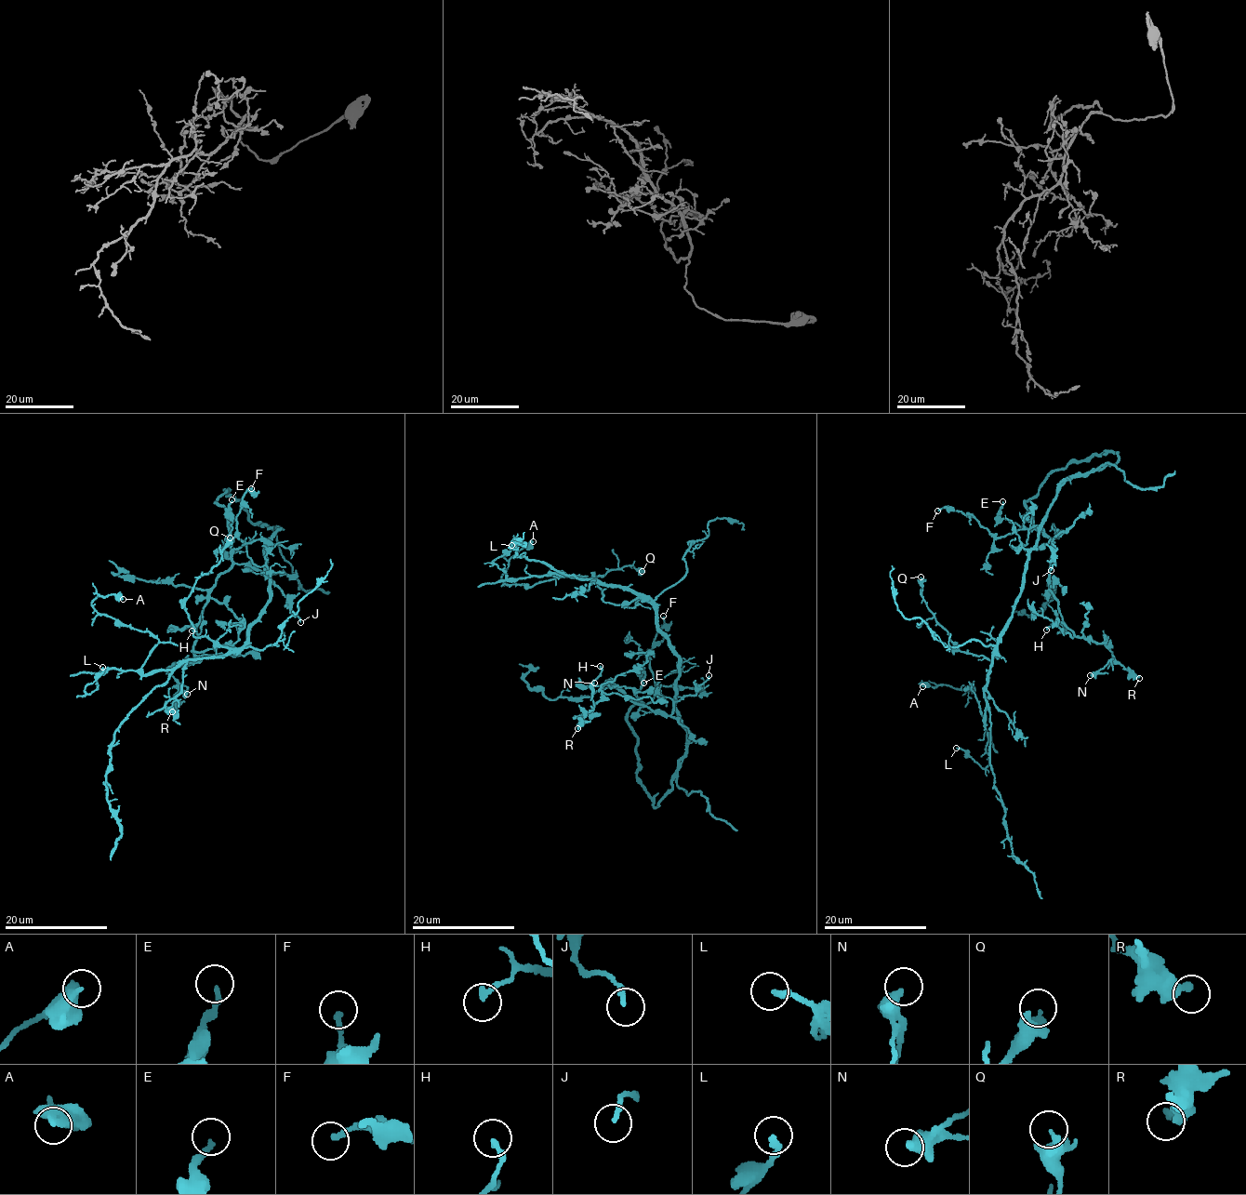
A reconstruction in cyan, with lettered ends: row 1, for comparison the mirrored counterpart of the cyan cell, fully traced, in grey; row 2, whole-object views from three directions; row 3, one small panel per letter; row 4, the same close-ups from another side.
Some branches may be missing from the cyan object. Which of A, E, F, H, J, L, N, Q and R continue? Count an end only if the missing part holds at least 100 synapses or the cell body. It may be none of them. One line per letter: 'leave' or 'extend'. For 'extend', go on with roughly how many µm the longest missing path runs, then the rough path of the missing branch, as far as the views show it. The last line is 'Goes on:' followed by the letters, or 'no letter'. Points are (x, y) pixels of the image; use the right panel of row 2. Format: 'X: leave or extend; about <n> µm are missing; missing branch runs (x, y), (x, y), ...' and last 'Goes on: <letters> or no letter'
A: leave
E: leave
F: leave
H: leave
J: leave
L: leave
N: leave
Q: leave
R: leave
Goes on: no letter

